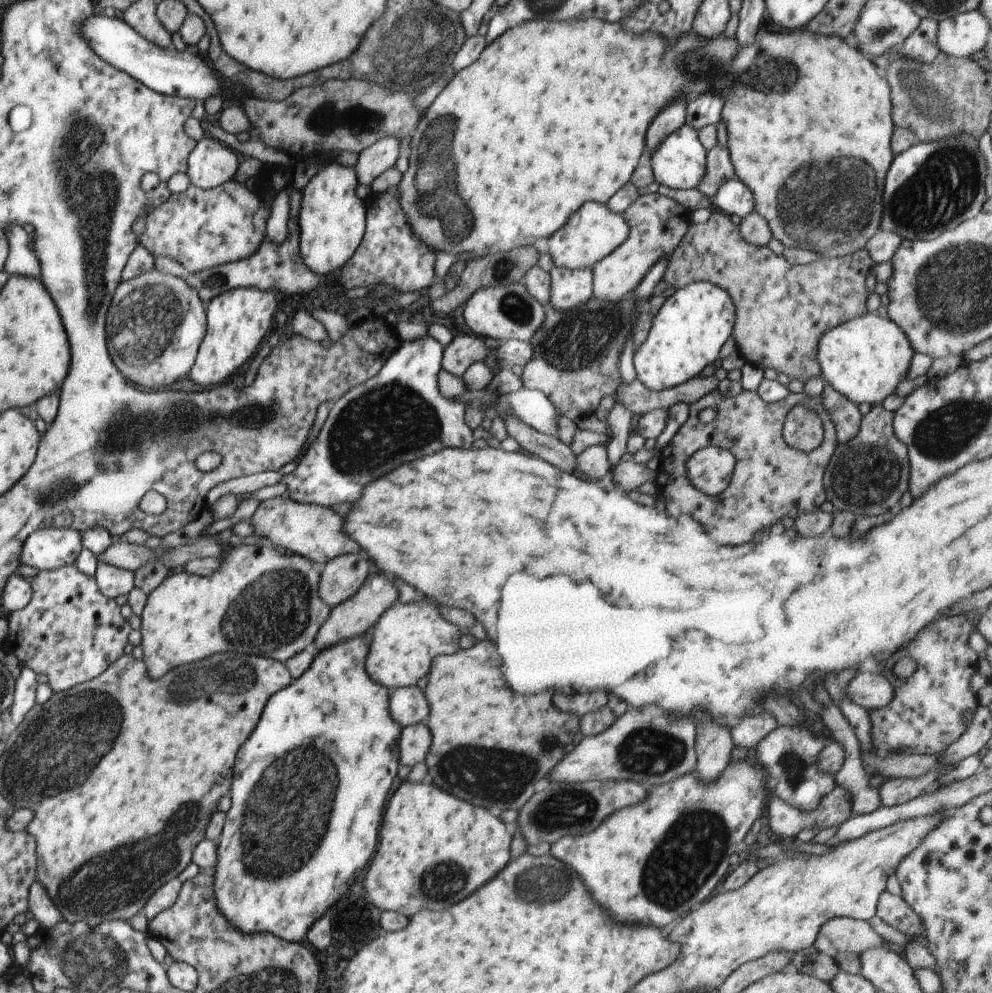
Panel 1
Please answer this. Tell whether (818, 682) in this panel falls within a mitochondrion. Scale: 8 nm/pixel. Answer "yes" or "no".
no

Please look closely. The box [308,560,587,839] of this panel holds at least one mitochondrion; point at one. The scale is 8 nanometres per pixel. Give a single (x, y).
(499, 775)

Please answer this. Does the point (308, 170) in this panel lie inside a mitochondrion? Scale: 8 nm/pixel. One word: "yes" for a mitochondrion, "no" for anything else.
no

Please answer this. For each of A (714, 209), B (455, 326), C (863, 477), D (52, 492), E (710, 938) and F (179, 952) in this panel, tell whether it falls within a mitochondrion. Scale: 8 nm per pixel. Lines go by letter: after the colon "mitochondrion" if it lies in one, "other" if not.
A: other
B: other
C: mitochondrion
D: mitochondrion
E: other
F: other

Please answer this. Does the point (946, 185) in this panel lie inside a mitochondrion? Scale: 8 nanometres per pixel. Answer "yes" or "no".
yes

